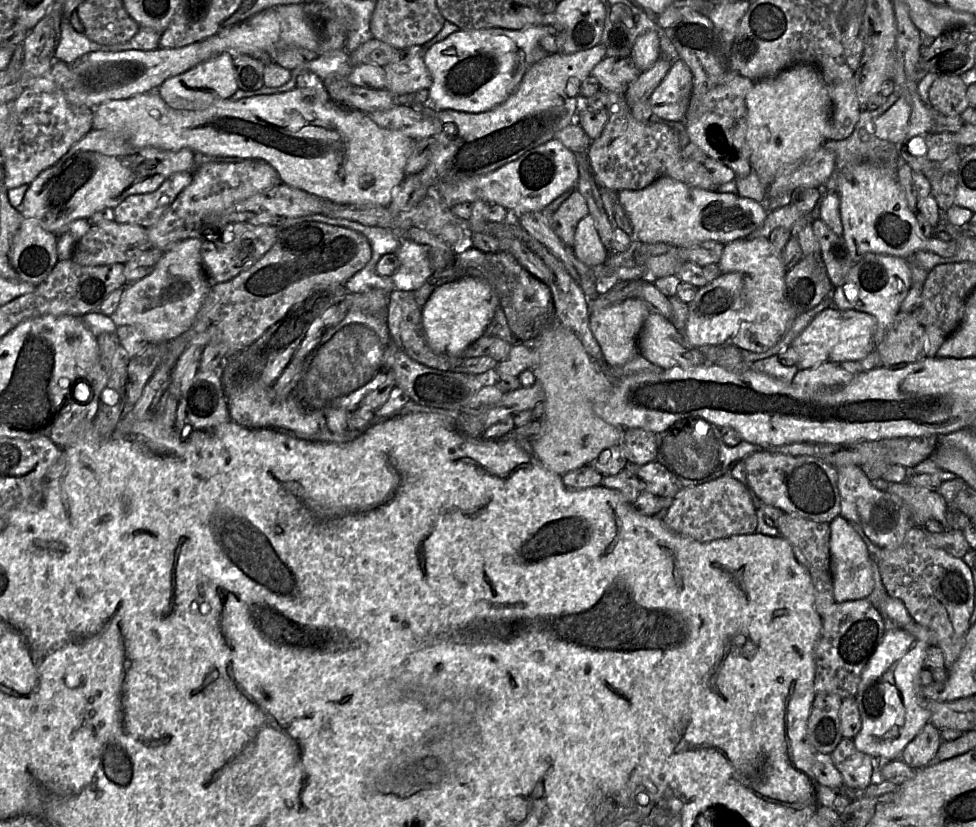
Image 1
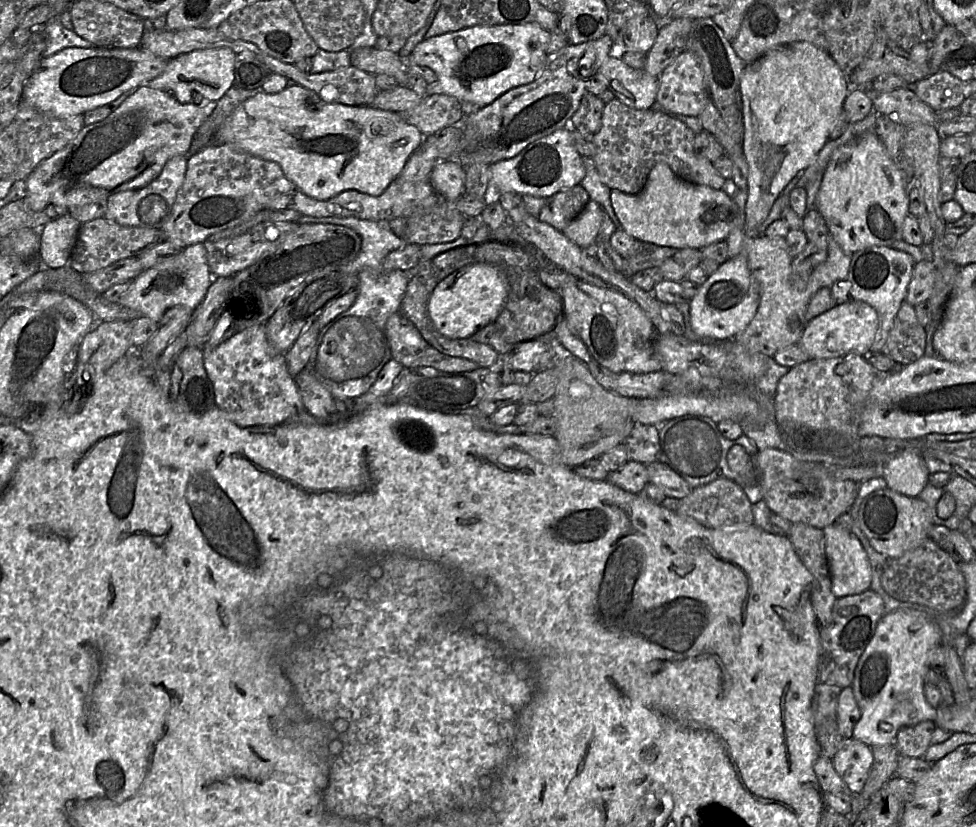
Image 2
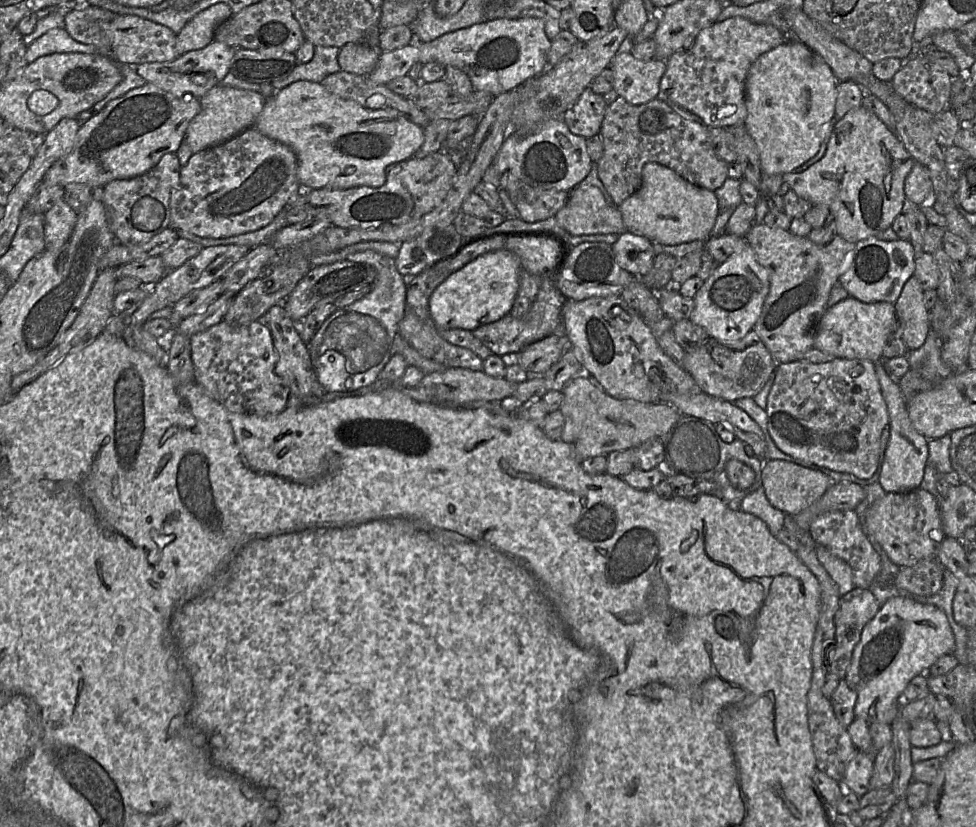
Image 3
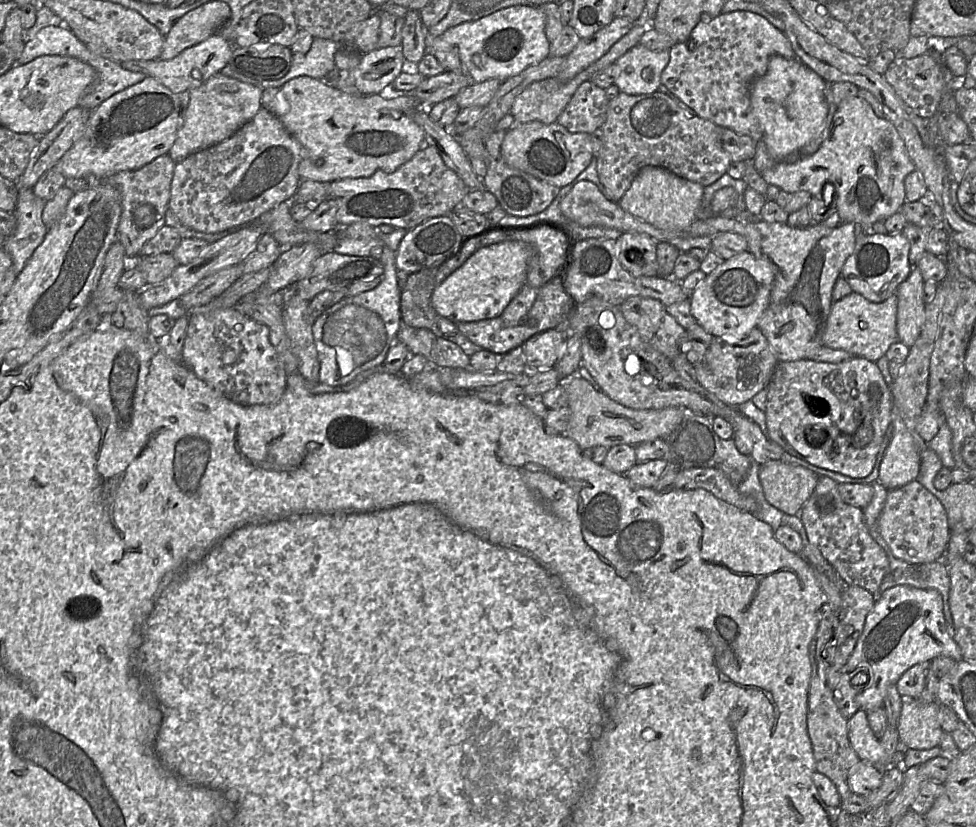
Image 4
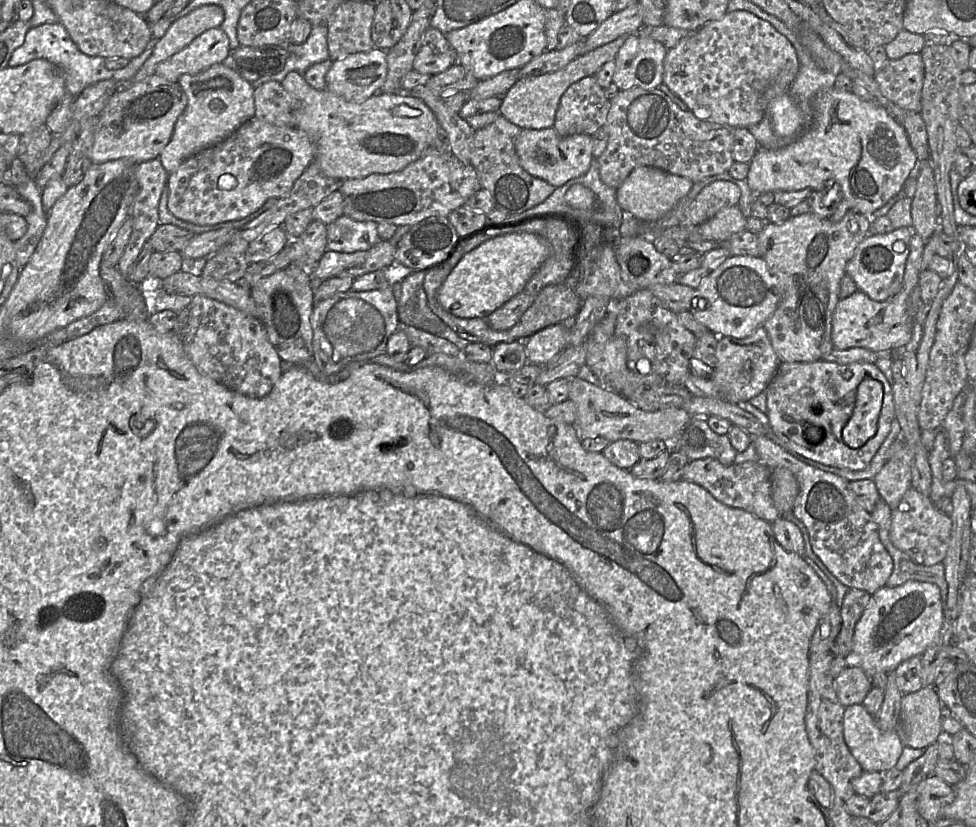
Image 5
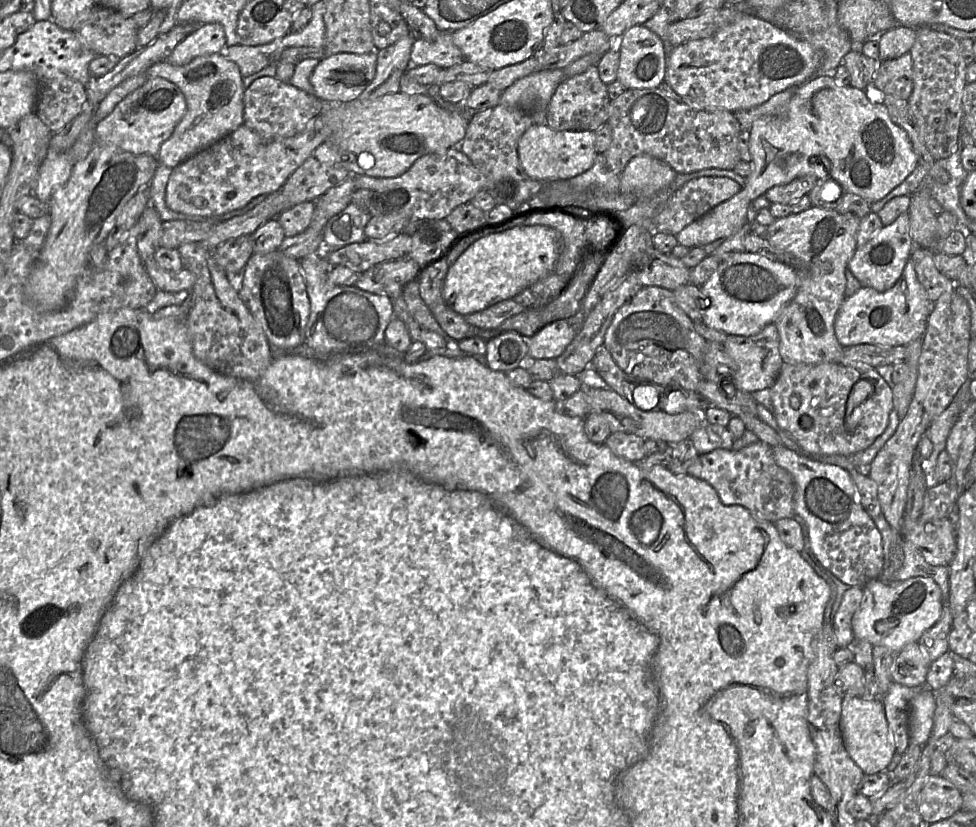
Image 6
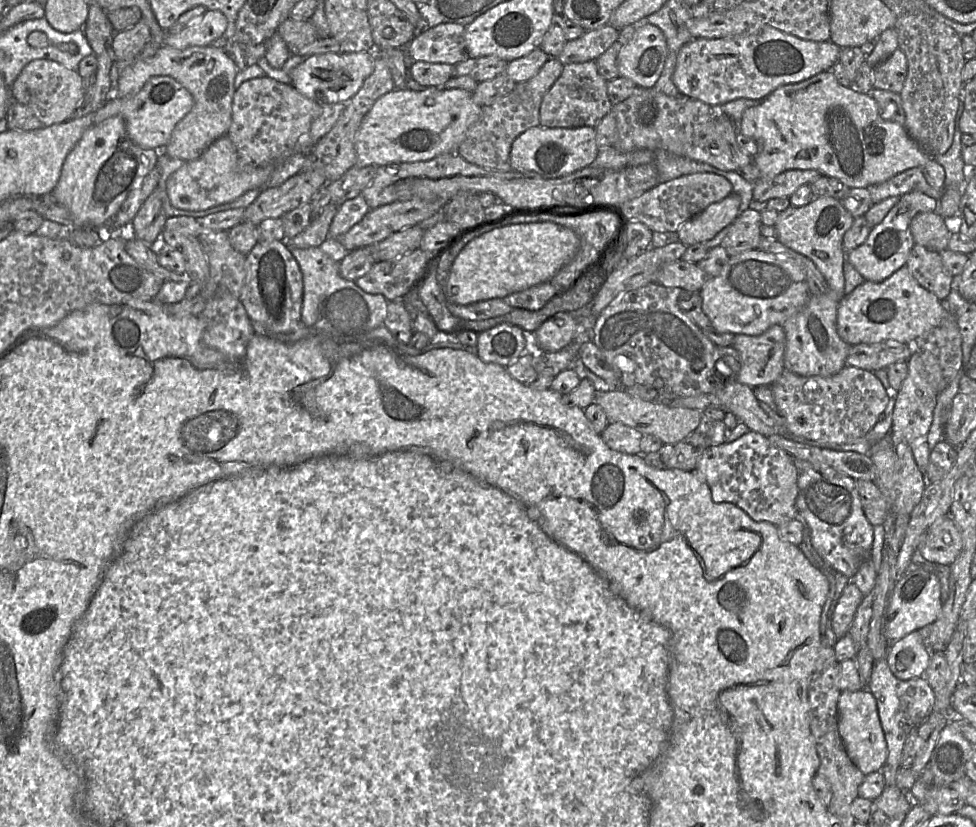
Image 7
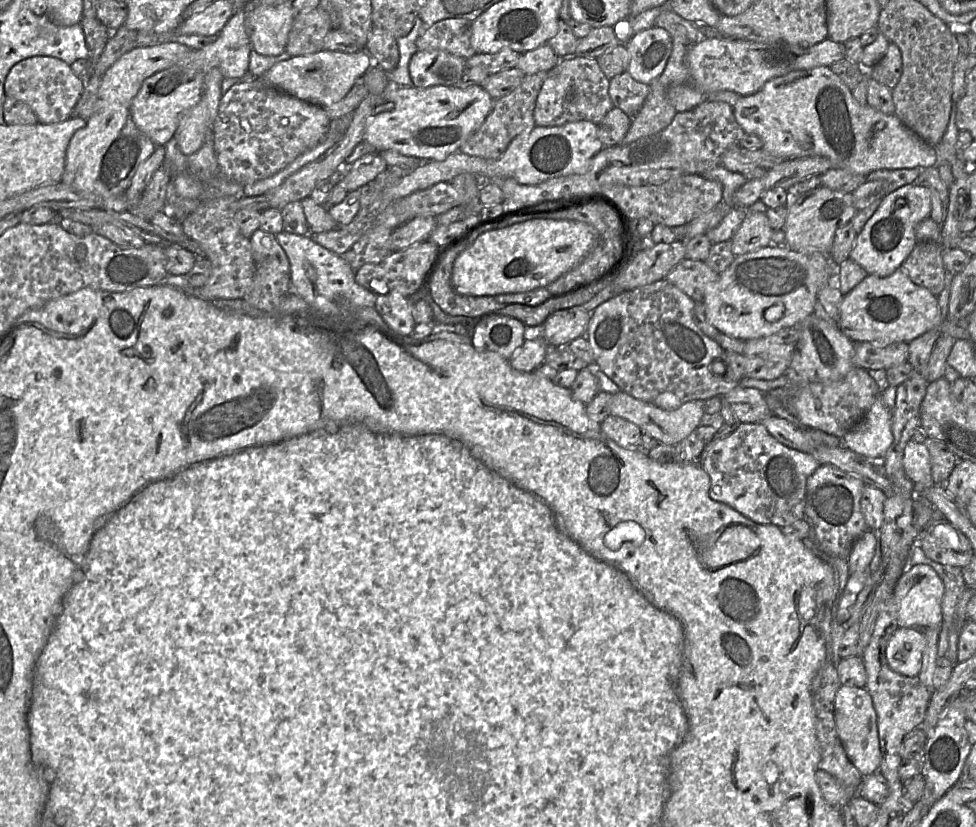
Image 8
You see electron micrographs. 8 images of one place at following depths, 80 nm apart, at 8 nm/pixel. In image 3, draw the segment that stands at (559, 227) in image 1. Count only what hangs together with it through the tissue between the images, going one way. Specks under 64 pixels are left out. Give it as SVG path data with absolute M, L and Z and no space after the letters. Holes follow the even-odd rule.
M500 176L499 189L507 193L518 211L518 217L527 222L556 216L569 198L569 192L533 187L509 176Z

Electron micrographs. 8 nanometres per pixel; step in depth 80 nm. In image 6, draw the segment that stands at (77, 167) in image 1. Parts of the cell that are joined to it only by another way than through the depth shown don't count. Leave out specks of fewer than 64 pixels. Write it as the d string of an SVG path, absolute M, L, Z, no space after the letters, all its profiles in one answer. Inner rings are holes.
M162 77L147 79L96 123L95 143L113 146L135 155L148 154L157 157L161 145L172 135L186 110L186 99L178 86Z

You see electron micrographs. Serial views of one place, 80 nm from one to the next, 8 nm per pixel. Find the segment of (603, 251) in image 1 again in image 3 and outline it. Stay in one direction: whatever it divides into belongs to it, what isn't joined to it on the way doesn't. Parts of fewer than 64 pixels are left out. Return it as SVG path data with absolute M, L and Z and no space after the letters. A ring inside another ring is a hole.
M595 186L576 187L556 214L558 225L574 236L622 234L627 231L616 204L610 205Z

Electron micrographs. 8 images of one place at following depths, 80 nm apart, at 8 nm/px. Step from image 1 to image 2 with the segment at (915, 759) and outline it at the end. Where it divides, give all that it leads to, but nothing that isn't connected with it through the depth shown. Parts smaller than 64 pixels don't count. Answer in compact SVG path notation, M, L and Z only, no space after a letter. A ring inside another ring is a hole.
M927 720L900 729L895 740L899 757L923 758L935 728L935 722Z

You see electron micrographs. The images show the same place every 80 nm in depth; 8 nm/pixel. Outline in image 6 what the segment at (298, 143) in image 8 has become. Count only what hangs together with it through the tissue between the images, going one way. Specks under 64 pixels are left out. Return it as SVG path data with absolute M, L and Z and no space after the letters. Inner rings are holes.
M270 76L260 77L245 88L243 102L243 124L268 140L288 138L303 132L322 107L322 101L315 95Z

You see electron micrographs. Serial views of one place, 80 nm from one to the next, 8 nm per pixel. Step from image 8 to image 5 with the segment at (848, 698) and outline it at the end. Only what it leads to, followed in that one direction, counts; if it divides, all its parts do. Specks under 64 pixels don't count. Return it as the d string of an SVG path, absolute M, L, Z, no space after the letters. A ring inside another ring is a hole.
M862 703L845 707L843 738L852 756L867 772L885 772L895 768L904 747L898 732L881 730L876 718L867 712Z

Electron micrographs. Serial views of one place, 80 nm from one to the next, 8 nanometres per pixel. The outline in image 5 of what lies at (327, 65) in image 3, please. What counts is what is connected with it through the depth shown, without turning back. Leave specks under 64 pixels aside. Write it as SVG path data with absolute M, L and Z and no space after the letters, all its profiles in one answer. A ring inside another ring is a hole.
M313 25L308 39L302 44L287 44L288 57L284 69L278 76L265 76L253 83L256 88L259 85L273 80L282 83L286 75L291 71L300 74L312 65L326 60L330 60L327 44L327 27L324 25Z

